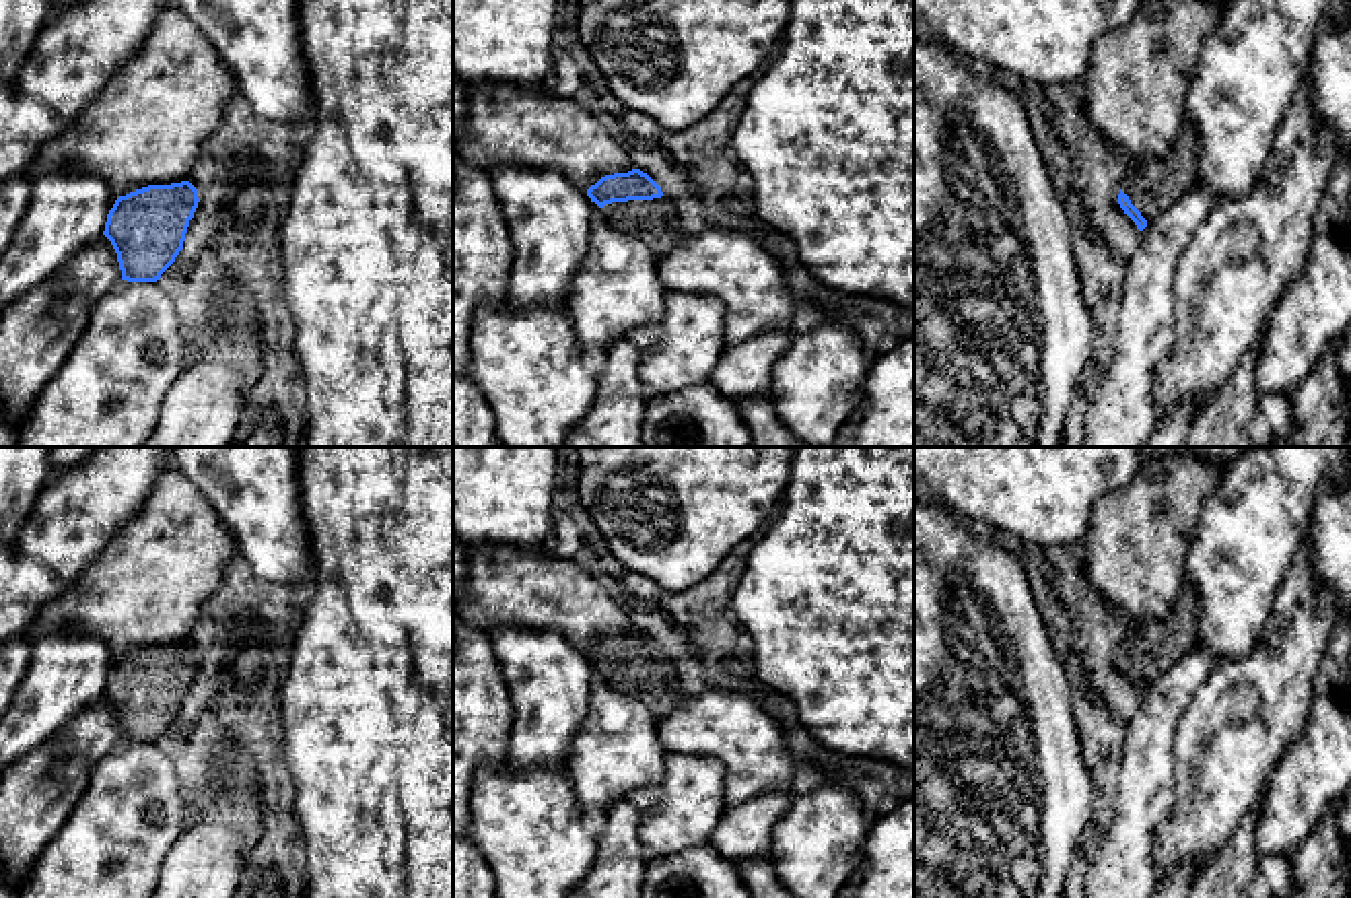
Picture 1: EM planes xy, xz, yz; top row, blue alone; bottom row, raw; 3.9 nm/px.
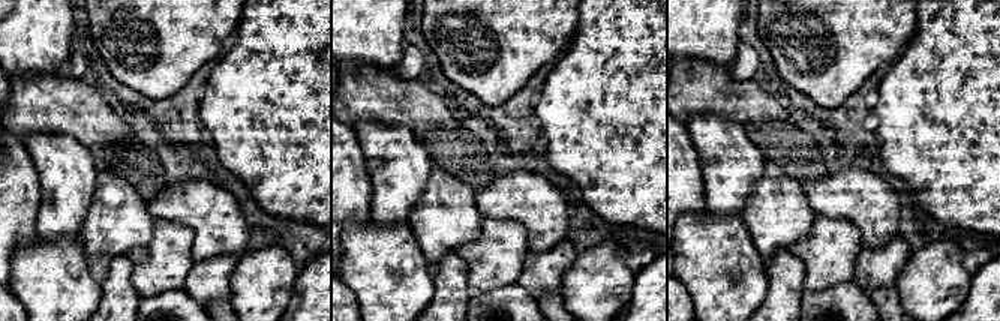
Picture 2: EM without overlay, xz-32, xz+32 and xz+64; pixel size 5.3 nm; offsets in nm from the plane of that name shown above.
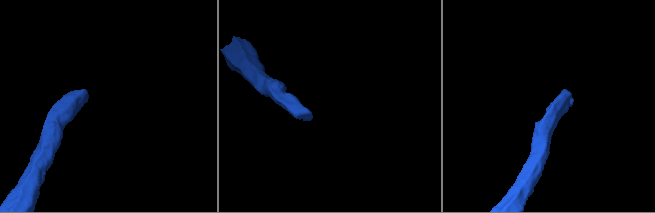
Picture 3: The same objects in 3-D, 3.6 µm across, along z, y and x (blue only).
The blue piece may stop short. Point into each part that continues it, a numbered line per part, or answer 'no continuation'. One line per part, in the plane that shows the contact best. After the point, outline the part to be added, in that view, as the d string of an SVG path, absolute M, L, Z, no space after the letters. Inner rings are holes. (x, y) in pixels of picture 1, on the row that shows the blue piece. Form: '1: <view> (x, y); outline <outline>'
1: xz (653, 223); outline M665 196L605 204L601 218L645 243L655 257L669 253L684 239L676 206Z

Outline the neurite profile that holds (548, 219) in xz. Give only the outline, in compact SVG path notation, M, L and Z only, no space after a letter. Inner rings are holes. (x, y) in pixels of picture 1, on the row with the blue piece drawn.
M494 167L490 181L515 249L511 307L562 307L589 247L595 204L554 169Z

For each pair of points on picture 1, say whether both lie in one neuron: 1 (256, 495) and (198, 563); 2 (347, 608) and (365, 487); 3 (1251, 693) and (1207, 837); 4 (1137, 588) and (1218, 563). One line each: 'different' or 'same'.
1: different
2: same
3: same
4: different

